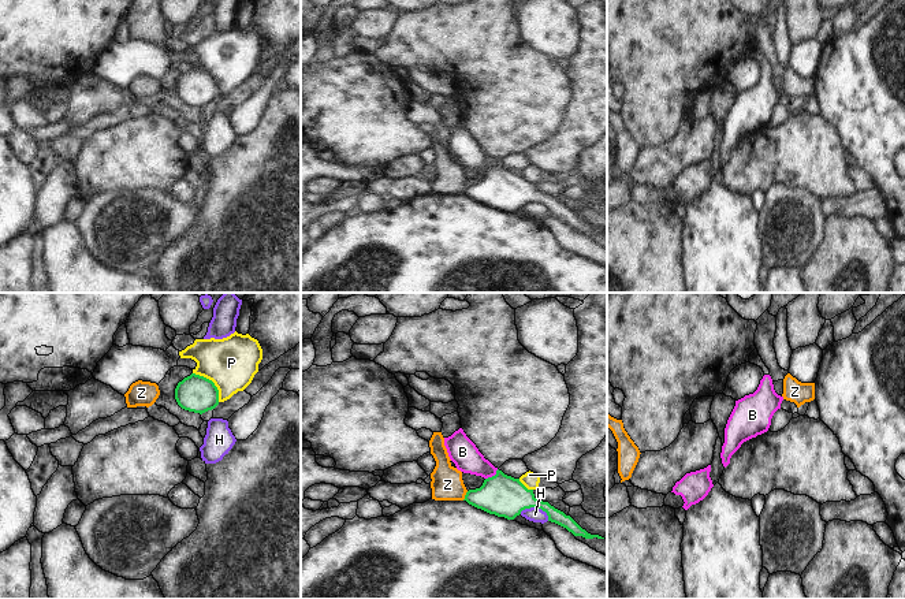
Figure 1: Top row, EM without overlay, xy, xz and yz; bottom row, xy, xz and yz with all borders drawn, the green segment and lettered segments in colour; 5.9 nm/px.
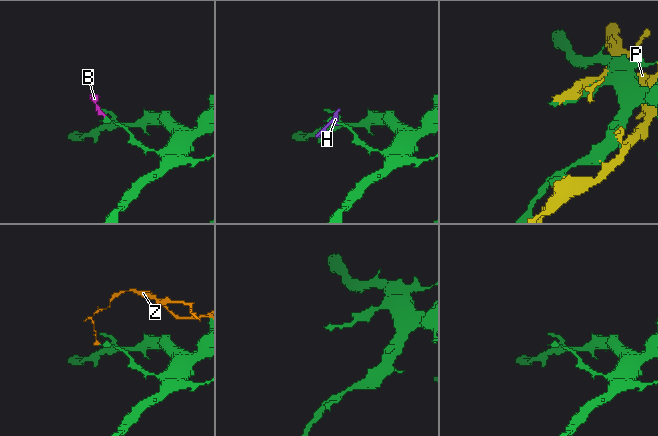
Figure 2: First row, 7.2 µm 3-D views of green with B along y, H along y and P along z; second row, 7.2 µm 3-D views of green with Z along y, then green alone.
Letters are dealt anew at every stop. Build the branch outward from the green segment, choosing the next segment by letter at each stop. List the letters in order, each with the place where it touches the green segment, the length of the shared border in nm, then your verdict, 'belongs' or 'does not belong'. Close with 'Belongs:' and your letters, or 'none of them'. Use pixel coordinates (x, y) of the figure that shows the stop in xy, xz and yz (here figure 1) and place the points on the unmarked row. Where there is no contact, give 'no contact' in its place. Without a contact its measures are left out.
B: meets green in xz at (492, 170); contact 100 nm long; belongs
H: meets green in xz at (536, 200); contact 180 nm long; does not belong
P: meets green in xy at (212, 75); contact 240 nm long; does not belong
Z: meets green in xz at (465, 189); contact 70 nm long; does not belong
Belongs: B

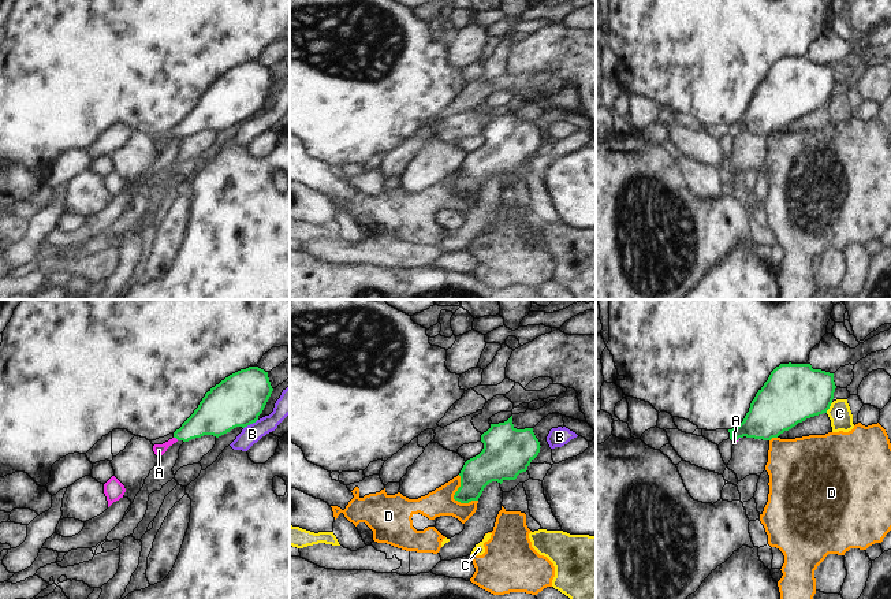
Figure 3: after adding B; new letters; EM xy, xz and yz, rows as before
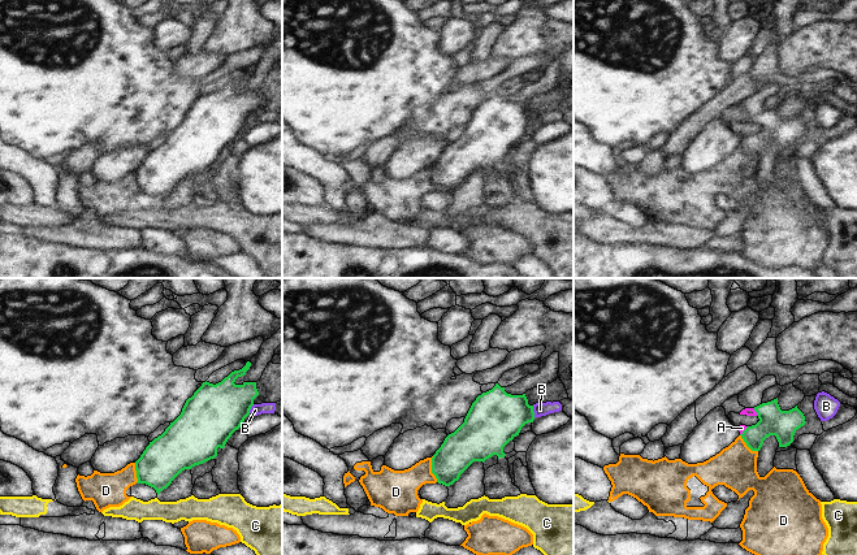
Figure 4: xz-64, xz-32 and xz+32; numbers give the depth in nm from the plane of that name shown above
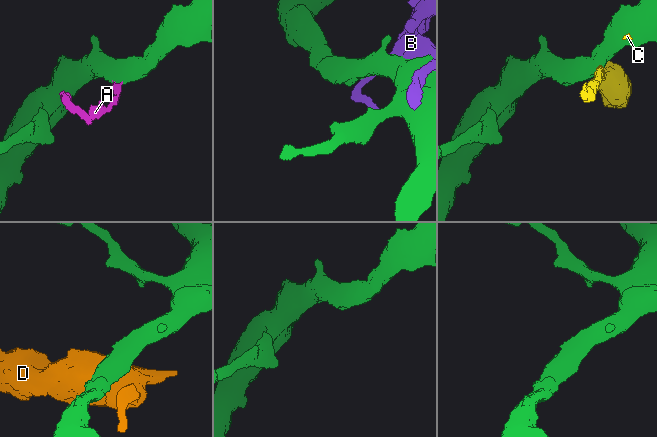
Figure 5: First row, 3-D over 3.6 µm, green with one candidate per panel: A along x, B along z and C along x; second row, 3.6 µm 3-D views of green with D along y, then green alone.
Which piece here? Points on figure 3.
A: meets green in xy at (176, 131); contact 40 nm long; belongs
B: meets green in xy at (250, 116); contact 110 nm long; does not belong
C: meets green in yz at (828, 101); contact 80 nm long; does not belong
D: meets green in xz at (454, 192); contact 200 nm long; does not belong
Belongs: A

